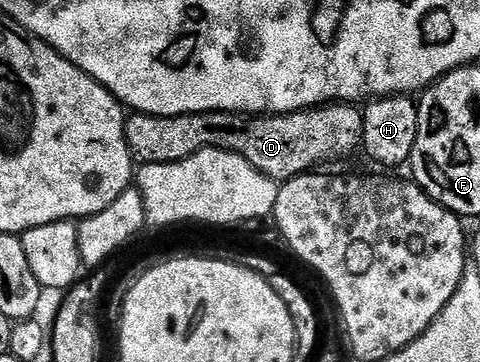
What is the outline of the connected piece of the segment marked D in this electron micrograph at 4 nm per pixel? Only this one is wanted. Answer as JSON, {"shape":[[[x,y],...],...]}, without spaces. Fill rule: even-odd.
{"shape":[[[335,102],[316,108],[306,108],[302,112],[289,112],[283,116],[251,116],[236,112],[201,112],[183,116],[149,116],[134,112],[126,118],[126,141],[131,156],[139,165],[152,163],[180,163],[205,148],[222,148],[235,152],[255,167],[260,174],[277,182],[285,182],[313,173],[321,164],[329,160],[342,160],[356,153],[362,146],[364,134],[363,109],[350,102]]]}

